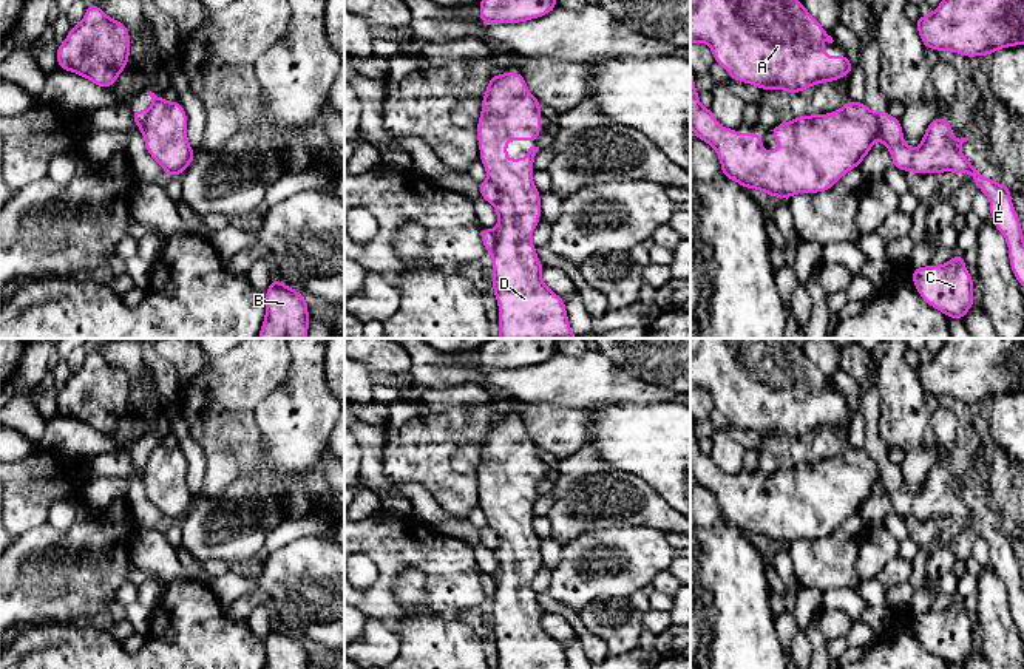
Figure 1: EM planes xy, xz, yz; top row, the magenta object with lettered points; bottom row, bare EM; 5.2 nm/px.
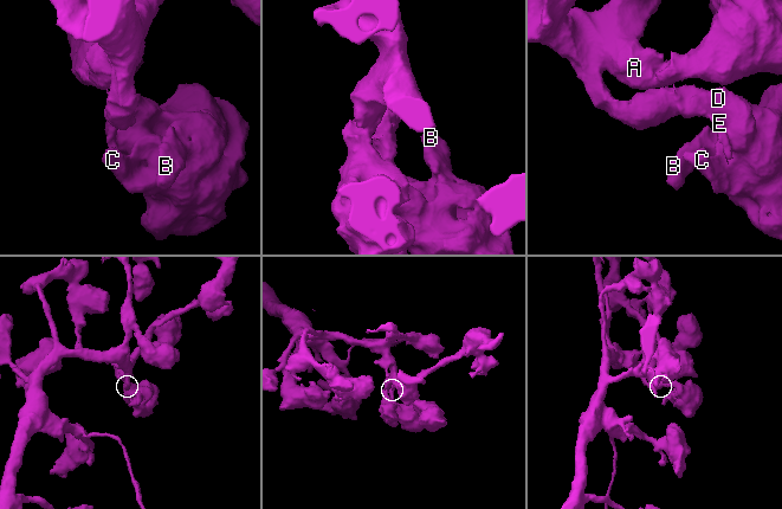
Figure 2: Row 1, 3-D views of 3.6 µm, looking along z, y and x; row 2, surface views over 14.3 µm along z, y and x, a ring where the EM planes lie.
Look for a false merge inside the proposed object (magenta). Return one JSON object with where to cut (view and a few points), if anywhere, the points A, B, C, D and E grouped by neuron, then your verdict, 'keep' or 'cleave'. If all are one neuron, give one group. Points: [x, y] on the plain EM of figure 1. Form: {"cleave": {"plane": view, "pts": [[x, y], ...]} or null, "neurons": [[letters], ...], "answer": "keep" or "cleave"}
{"cleave": {"plane": "yz", "pts": [[871, 458], [878, 467], [881, 484], [888, 493]]}, "neurons": [["A", "B", "C", "D"], ["E"]], "answer": "cleave"}

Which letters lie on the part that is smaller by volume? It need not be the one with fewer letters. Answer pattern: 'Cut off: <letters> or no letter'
Cut off: E

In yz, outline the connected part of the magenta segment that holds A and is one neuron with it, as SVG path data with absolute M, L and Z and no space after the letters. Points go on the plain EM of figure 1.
M690 338L690 389L707 389L715 409L729 417L729 423L751 430L760 436L785 436L791 440L820 428L836 428L851 420L854 413L846 400L826 403L822 386L832 389L823 372L806 357L791 338Z

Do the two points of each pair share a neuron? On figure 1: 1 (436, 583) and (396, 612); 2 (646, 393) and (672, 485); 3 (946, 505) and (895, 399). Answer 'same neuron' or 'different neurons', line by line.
1: same neuron
2: different neurons
3: different neurons

